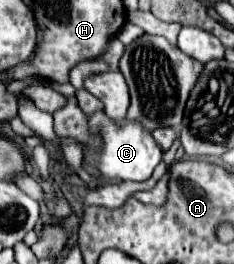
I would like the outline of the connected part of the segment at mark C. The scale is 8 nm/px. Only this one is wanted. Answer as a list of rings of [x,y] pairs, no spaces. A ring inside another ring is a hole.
[[[104,112],[92,114],[88,118],[88,124],[90,124],[90,130],[94,134],[102,134],[104,150],[98,154],[90,146],[86,146],[84,148],[84,158],[86,158],[86,162],[94,164],[96,170],[100,170],[102,176],[122,178],[122,180],[136,180],[136,182],[144,182],[152,176],[154,168],[162,160],[162,150],[154,142],[152,134],[142,128],[142,124],[128,122],[128,120],[126,122],[116,122],[116,120],[110,120]],[[98,126],[102,126],[102,130],[98,130]]]

